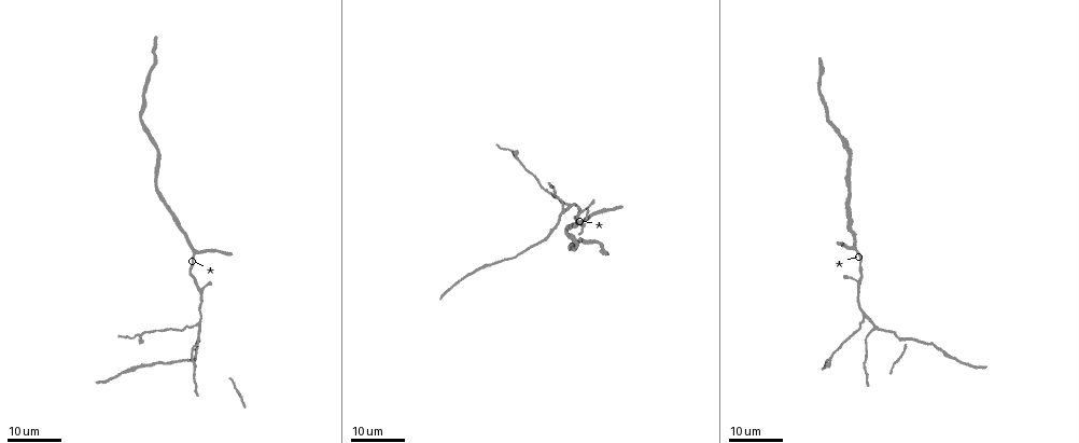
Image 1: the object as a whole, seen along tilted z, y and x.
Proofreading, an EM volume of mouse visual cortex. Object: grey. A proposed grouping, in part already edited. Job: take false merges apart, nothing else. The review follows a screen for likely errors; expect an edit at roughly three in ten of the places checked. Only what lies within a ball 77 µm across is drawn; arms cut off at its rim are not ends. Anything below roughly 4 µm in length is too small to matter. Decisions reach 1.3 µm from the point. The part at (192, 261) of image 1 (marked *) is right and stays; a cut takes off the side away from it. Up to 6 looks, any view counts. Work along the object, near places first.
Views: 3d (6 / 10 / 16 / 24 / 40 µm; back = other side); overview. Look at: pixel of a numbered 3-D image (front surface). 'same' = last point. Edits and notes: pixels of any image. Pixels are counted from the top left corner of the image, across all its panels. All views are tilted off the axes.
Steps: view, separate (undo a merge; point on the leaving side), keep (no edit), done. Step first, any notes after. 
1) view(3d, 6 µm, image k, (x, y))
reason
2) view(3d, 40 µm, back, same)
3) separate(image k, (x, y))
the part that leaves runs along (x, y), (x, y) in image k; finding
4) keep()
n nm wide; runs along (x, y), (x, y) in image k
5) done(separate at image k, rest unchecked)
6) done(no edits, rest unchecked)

view(3d, 16 µm, image 1, (943, 350))
thick turns thin

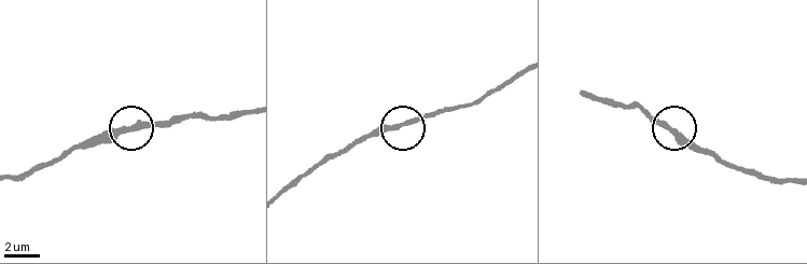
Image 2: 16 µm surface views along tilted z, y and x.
view(3d, 6 µm, image 2, (666, 128))
closer look

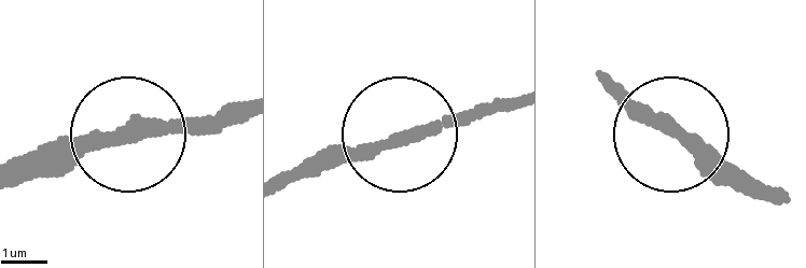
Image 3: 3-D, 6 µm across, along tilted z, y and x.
view(3d, 6 µm, back, image 3, (404, 138))

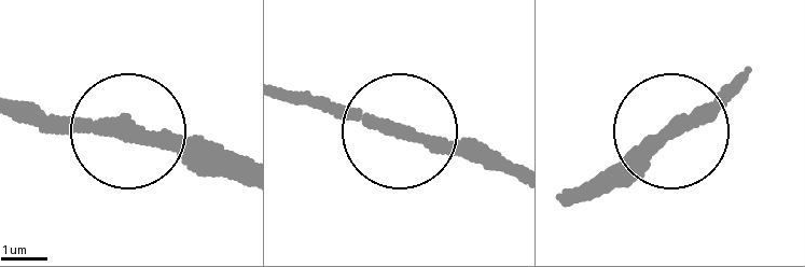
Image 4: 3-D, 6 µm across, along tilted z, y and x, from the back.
keep()
runs along (739, 88), (609, 170) in image 4; all the same cell

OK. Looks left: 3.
view(3d, 24 µm, image 1, (189, 360))
sudden change in width

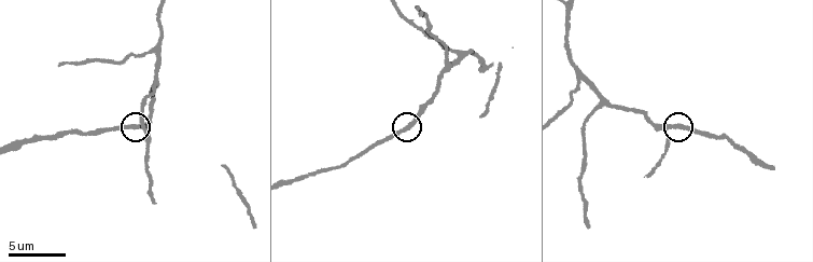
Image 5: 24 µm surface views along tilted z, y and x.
view(3d, 6 µm, image 5, (675, 127))

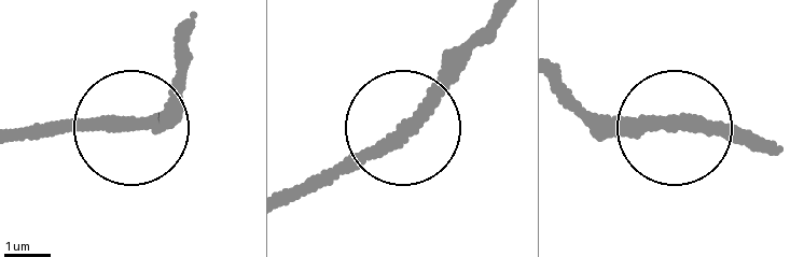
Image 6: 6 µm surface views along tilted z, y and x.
keep()
runs along (504, 12), (375, 143), (287, 189) in image 6; continuous, no second cell

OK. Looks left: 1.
view(3d, 16 µm, image 5, (579, 79))
three arms meet

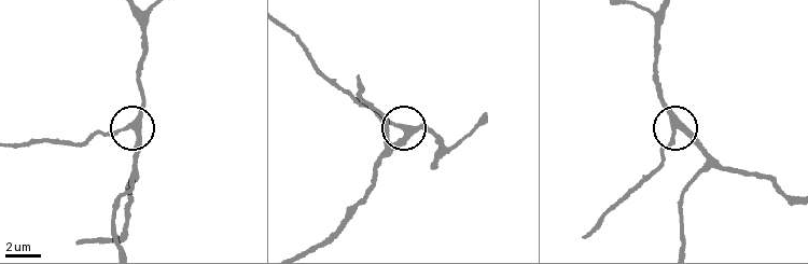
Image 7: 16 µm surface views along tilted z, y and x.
keep()
side arm 19 µm; runs along (664, 11), (656, 36), (656, 93), (674, 130), (658, 164) in image 7; one cell here

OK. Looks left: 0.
done(no edits, rest unchecked)

